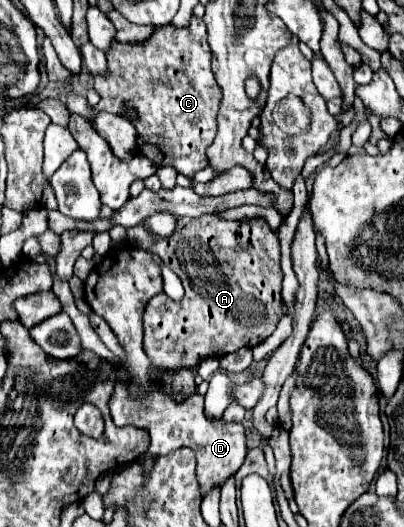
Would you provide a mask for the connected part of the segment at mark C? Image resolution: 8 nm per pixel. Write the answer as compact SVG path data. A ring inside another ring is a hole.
M193 16L190 25L185 28L176 28L173 25L157 27L150 36L150 40L146 40L146 44L120 44L118 42L118 52L114 52L114 44L112 44L110 52L106 52L106 60L108 60L106 76L94 78L94 90L100 94L100 102L94 106L93 110L89 107L86 97L69 92L66 107L71 114L88 118L92 112L90 124L94 126L94 118L98 112L112 112L112 114L124 116L126 110L132 110L134 116L130 118L130 122L136 126L136 132L138 132L138 144L136 144L138 154L150 158L154 166L172 166L178 172L176 185L191 187L198 196L220 196L232 190L252 188L252 180L250 180L252 174L246 172L244 168L232 168L230 172L224 172L206 184L192 184L190 179L208 164L206 148L212 144L216 136L216 112L220 106L220 88L214 82L214 74L210 68L212 54L206 40L206 25L201 18Z

